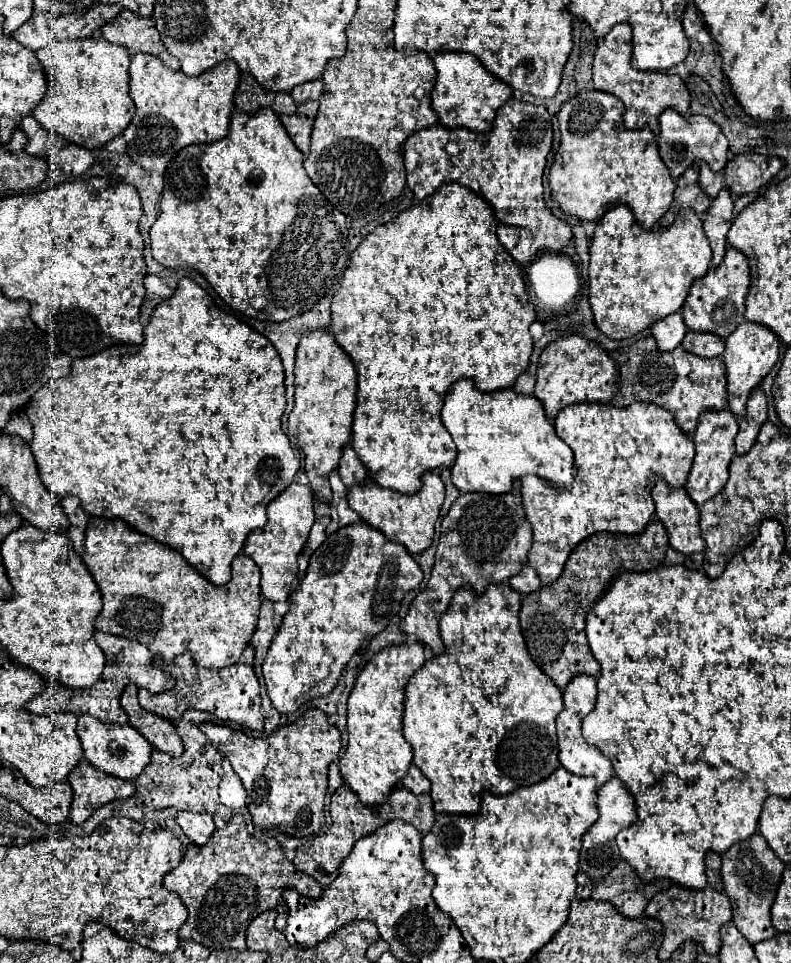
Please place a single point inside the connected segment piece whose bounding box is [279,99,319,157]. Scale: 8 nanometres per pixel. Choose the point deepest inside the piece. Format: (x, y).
(298, 125)

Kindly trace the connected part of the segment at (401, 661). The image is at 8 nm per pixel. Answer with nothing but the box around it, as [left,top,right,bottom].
[339,641,425,805]

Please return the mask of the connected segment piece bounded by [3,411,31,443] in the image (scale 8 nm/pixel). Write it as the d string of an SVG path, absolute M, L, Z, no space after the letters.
M17 411L13 413L13 417L9 419L7 427L3 429L3 433L13 433L13 435L19 435L23 437L27 443L31 441L31 423L27 419L27 415L23 411Z

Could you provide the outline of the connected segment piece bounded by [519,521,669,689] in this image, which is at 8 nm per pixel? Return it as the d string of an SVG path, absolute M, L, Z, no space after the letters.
M651 521L639 535L623 533L595 533L583 539L569 555L561 577L551 585L529 593L521 603L521 629L533 661L555 681L559 689L579 673L599 677L599 663L595 661L585 635L585 615L607 591L611 581L623 571L649 571L663 563L669 547L667 531L661 521Z

